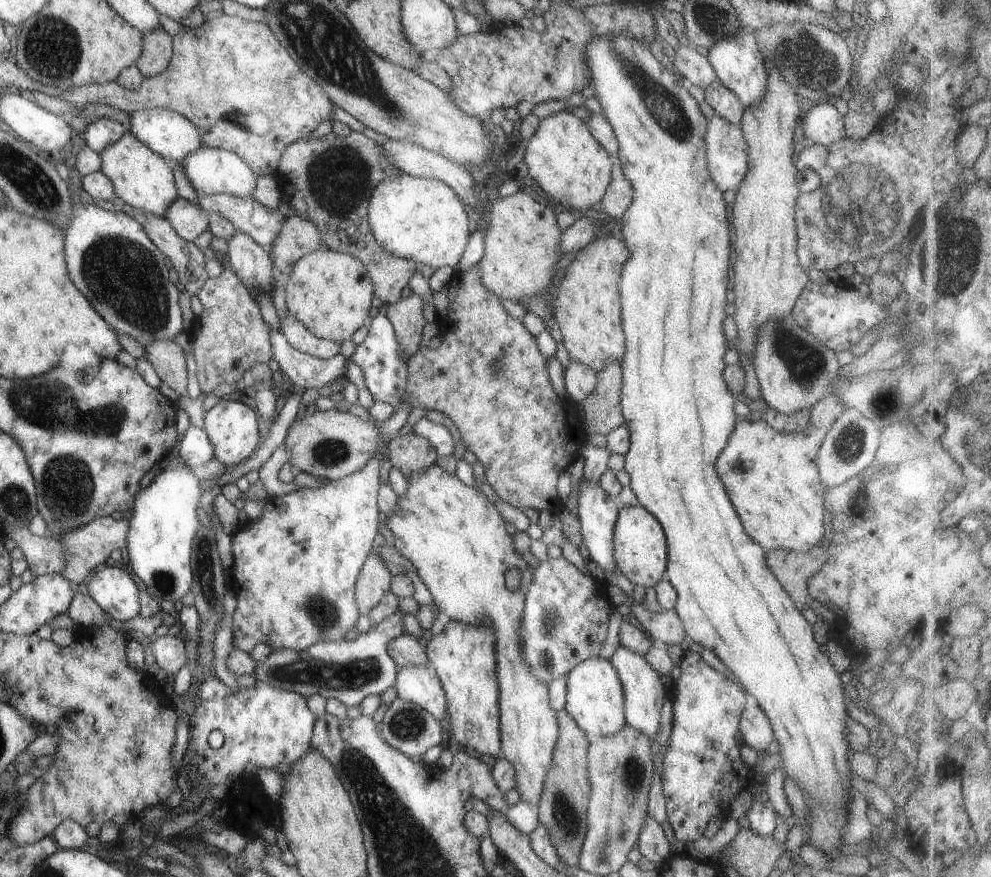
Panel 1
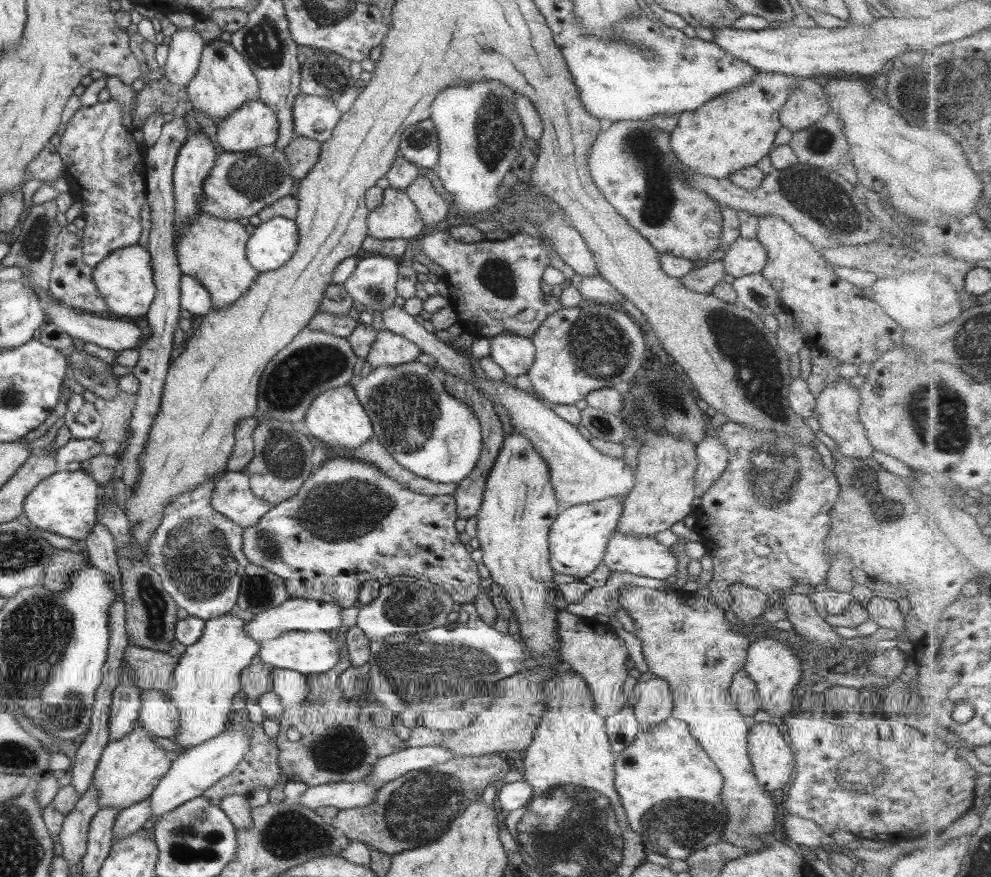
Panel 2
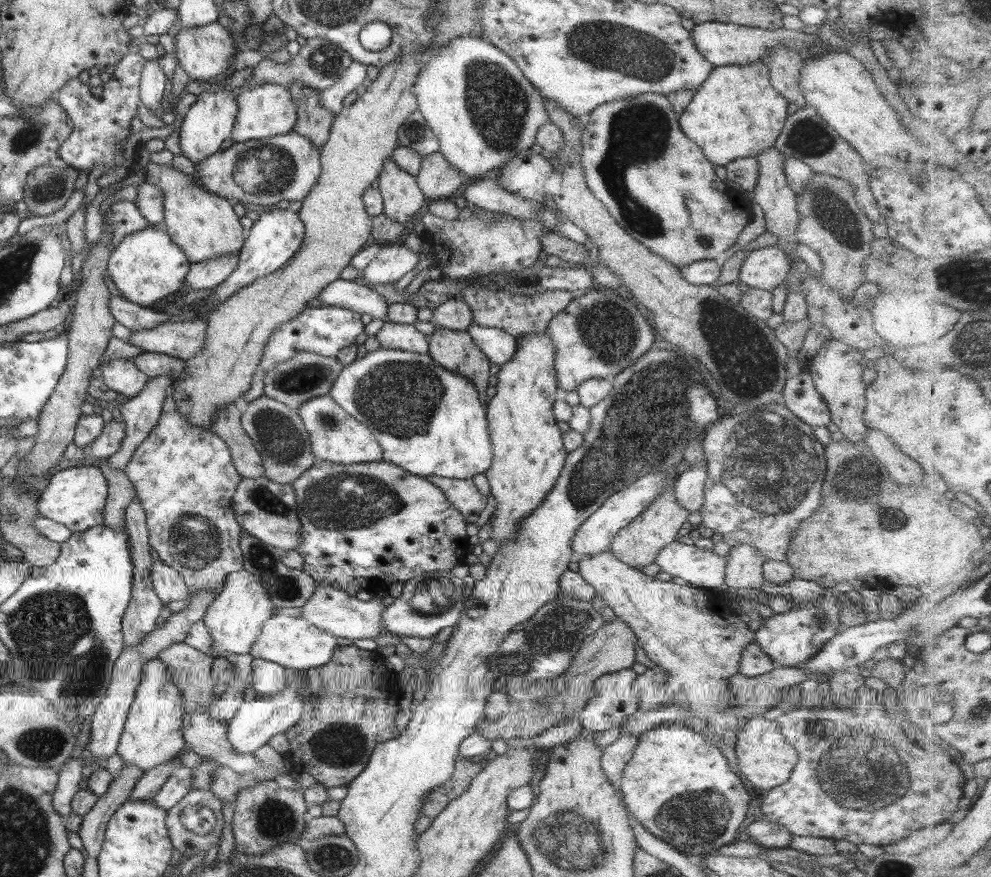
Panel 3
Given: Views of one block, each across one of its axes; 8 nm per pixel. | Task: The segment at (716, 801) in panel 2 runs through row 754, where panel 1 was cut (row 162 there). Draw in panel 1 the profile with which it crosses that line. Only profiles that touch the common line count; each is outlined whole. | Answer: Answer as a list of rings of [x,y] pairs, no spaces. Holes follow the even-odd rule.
[[[607,34],[607,36],[601,36],[601,38],[597,38],[597,36],[591,38],[585,44],[585,60],[587,60],[587,68],[589,68],[591,85],[595,89],[595,98],[603,108],[603,117],[611,124],[615,138],[619,142],[617,165],[621,168],[623,177],[629,181],[633,188],[631,203],[620,217],[622,242],[627,246],[629,256],[623,264],[621,278],[619,278],[619,284],[617,284],[619,298],[621,298],[621,327],[625,340],[625,354],[623,354],[623,360],[620,364],[622,378],[619,405],[623,418],[625,418],[625,425],[629,430],[629,448],[625,454],[624,466],[624,470],[630,479],[629,487],[633,490],[638,505],[645,508],[659,522],[663,534],[665,534],[667,563],[664,578],[675,590],[677,600],[674,612],[681,620],[687,639],[689,641],[693,640],[695,644],[703,646],[707,650],[711,650],[727,666],[727,670],[733,676],[736,676],[737,683],[745,694],[749,694],[757,701],[758,706],[769,720],[773,740],[778,744],[781,770],[783,770],[787,782],[793,780],[799,786],[803,802],[809,810],[806,819],[804,819],[808,828],[808,831],[804,833],[806,835],[804,843],[829,854],[831,858],[841,856],[840,846],[843,845],[841,833],[846,822],[849,798],[851,798],[851,792],[854,788],[850,785],[853,770],[851,770],[849,760],[847,760],[851,748],[849,747],[848,736],[843,736],[843,728],[848,728],[850,718],[847,715],[846,696],[842,688],[840,674],[835,672],[833,666],[829,663],[827,654],[824,654],[823,649],[816,644],[812,634],[812,626],[809,626],[799,610],[793,605],[791,598],[783,591],[775,576],[771,574],[771,570],[767,568],[767,564],[765,564],[767,551],[743,532],[743,526],[741,526],[730,499],[727,497],[725,488],[721,486],[721,480],[717,478],[717,474],[713,470],[713,462],[717,460],[717,456],[725,448],[725,444],[738,419],[735,418],[733,413],[735,398],[725,388],[725,382],[722,378],[724,368],[722,358],[725,350],[730,346],[730,343],[726,342],[723,337],[723,330],[721,330],[721,322],[726,318],[724,310],[727,276],[725,274],[727,274],[727,266],[729,266],[729,222],[727,222],[721,190],[717,190],[717,186],[713,184],[713,179],[709,176],[707,168],[704,134],[708,121],[699,111],[697,102],[687,91],[687,84],[683,78],[678,80],[665,66],[661,66],[655,60],[655,56],[651,54],[649,48],[641,40],[637,40],[629,34]]]

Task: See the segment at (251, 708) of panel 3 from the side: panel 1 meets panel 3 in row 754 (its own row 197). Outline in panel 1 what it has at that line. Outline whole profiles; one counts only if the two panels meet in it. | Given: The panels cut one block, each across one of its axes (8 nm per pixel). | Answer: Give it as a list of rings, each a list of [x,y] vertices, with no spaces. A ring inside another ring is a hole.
[[[201,147],[189,156],[185,156],[178,162],[183,168],[183,174],[188,178],[189,183],[196,192],[201,194],[220,194],[225,193],[231,196],[241,196],[249,198],[255,190],[257,177],[251,172],[251,168],[243,162],[237,154],[228,152],[224,149]]]

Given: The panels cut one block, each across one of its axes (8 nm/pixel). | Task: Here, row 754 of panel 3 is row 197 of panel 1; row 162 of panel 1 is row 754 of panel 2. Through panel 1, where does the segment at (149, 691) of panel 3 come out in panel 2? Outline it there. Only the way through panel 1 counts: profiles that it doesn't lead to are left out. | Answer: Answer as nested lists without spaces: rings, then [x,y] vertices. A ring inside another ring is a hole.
[[[137,719],[133,728],[121,738],[108,741],[100,755],[97,767],[93,772],[92,784],[97,790],[100,808],[115,807],[121,810],[131,803],[148,798],[159,780],[169,771],[174,756],[165,752],[144,729]]]

